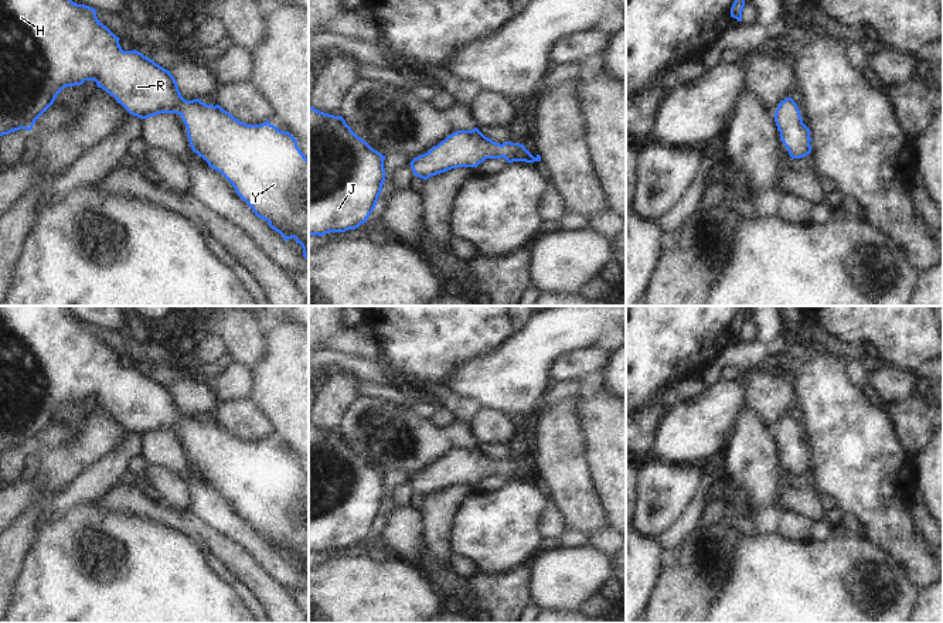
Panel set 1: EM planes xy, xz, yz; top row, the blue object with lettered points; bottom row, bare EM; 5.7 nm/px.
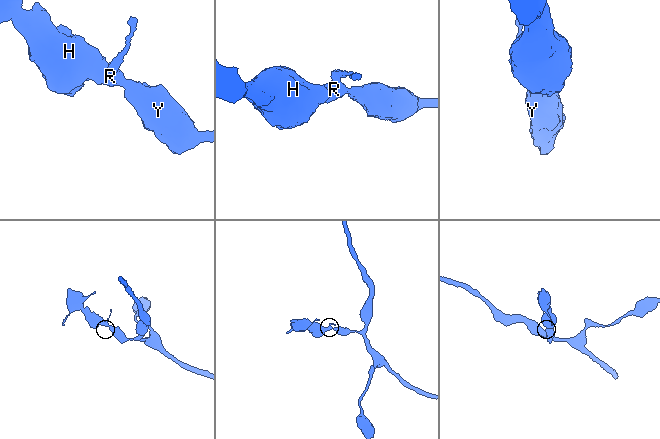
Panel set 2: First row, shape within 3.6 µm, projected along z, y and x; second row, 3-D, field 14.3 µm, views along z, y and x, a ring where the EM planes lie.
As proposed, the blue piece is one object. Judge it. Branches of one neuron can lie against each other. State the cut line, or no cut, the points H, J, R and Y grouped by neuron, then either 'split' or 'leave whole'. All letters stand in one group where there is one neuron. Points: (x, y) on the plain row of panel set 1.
no cut; H J R Y; leave whole

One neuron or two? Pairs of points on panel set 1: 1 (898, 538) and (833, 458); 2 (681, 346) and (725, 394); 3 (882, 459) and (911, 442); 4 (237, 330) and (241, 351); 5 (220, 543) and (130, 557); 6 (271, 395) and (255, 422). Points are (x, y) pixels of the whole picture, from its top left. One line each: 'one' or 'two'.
1: one
2: two
3: two
4: one
5: two
6: two

